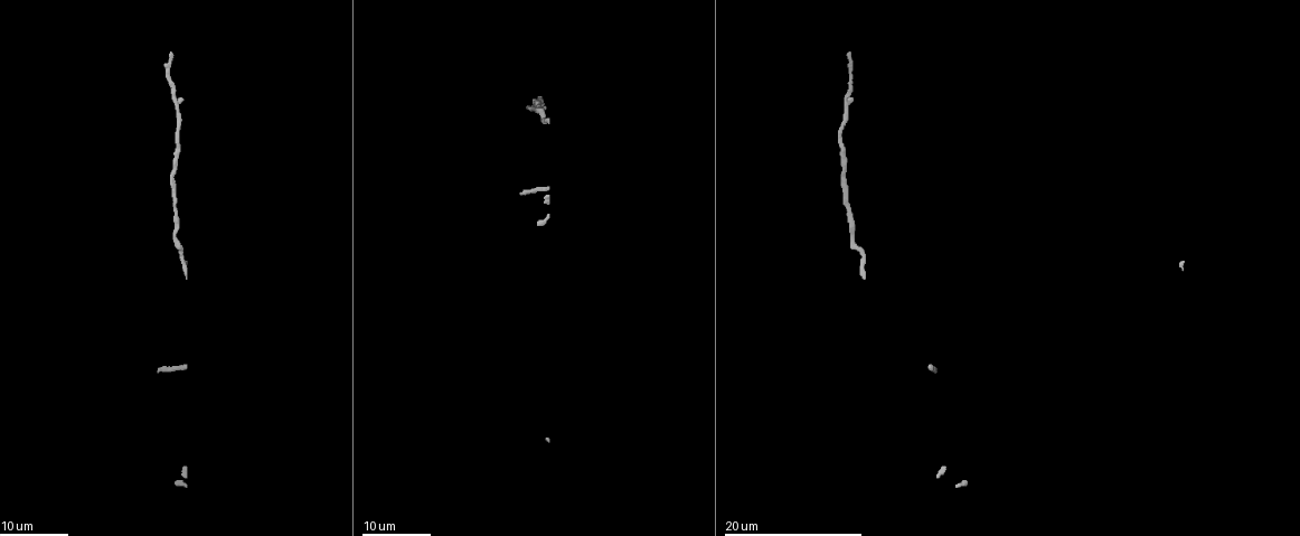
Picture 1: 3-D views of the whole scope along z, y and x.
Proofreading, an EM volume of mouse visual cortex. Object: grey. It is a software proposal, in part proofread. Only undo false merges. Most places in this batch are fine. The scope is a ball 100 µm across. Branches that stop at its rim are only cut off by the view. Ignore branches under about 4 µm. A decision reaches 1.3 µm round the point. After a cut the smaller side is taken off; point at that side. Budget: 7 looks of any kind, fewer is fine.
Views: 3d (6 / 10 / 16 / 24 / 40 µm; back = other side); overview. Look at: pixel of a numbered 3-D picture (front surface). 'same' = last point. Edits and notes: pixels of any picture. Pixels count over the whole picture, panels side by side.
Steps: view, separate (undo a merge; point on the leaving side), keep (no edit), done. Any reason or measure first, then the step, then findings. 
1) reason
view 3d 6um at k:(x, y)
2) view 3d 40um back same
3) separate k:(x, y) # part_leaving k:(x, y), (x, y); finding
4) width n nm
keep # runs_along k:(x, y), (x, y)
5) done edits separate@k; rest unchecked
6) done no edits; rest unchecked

thick turns thin
view 3d 16um at 1:(184, 273)

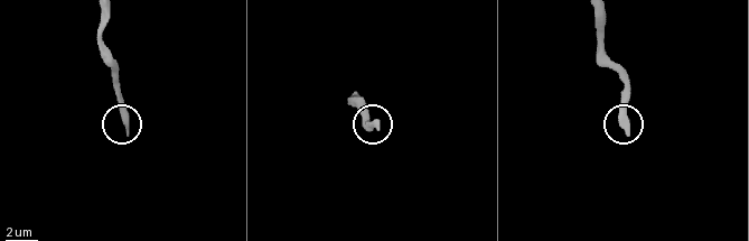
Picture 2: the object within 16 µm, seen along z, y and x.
view 3d 10um at 2:(126, 128)

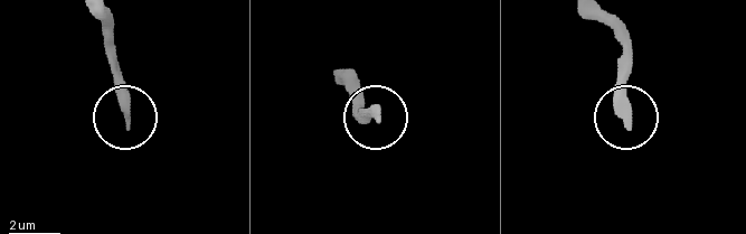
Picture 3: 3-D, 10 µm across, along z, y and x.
keep # continuous, no second neuron

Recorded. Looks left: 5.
calibre changes
view 3d 24um at 1:(846, 197)

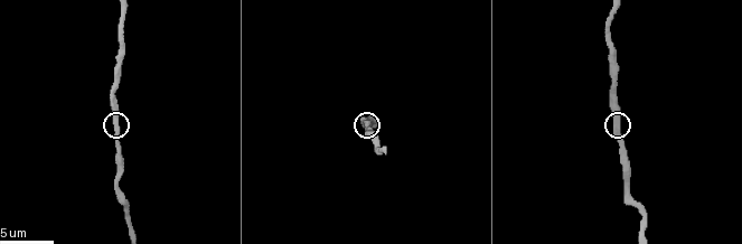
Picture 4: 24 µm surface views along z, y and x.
closer look
view 3d 6um at 4:(117, 124)

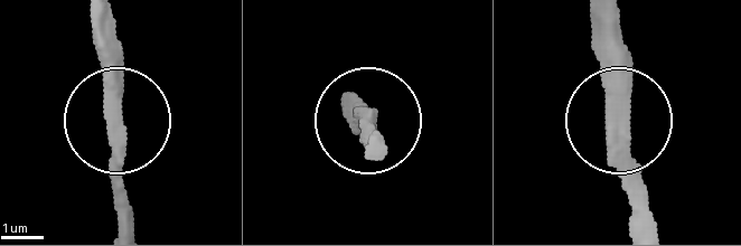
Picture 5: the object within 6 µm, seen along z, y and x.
width 420 nm
keep # all the same neuron

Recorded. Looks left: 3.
a narrow waist
view 3d 10um at 4:(609, 17)

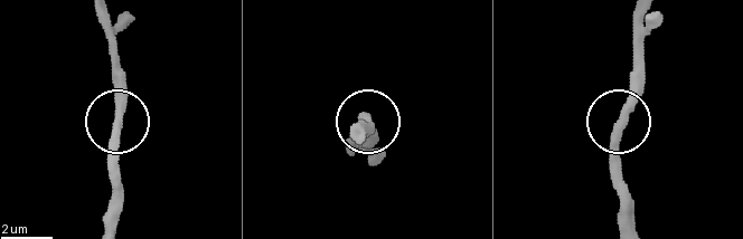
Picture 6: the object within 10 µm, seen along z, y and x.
keep # runs_along 6:(107, 228), (120, 64); continuous, no second neuron

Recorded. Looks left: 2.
narrows sharply
view 3d 6um at 4:(628, 185)

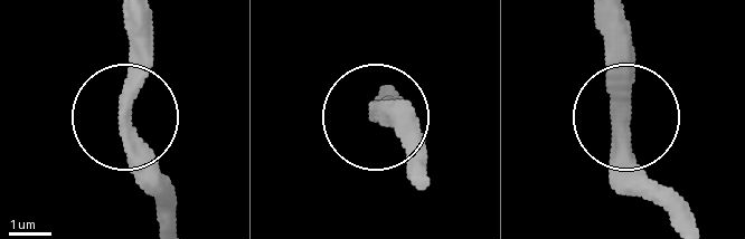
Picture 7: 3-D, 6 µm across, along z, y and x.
keep # all the same neuron

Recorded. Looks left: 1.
done no edits; rest unchecked

